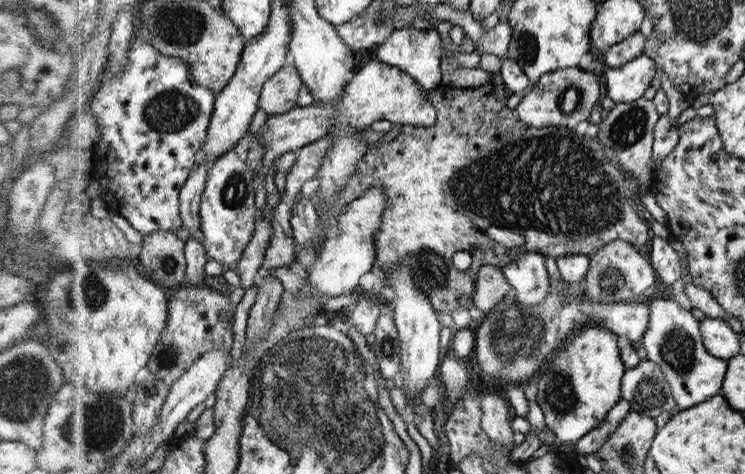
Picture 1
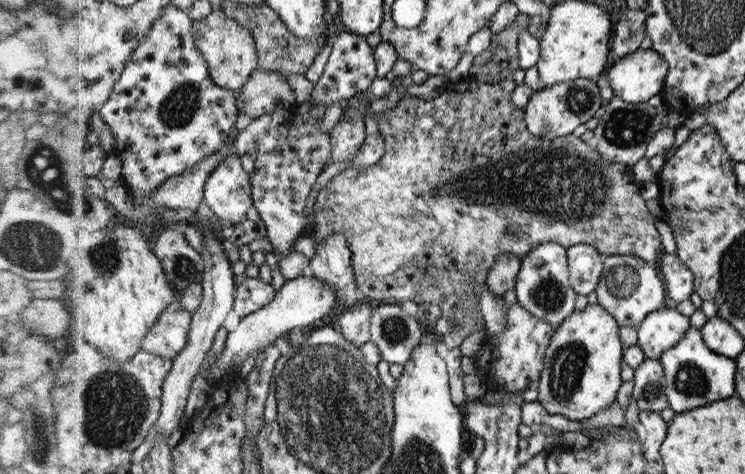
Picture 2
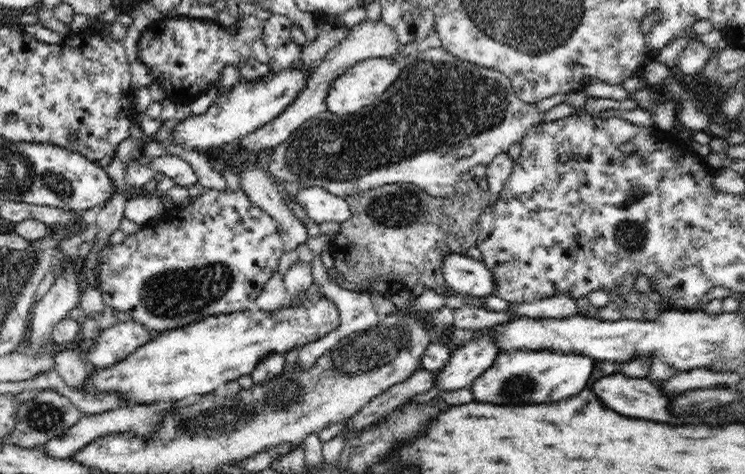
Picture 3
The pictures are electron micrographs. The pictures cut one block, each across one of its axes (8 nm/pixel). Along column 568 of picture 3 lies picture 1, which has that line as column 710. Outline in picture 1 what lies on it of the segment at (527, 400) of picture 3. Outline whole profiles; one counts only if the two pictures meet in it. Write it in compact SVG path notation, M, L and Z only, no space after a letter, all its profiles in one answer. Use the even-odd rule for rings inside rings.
M672 296L657 299L652 297L647 304L650 309L649 326L640 343L647 350L646 358L659 364L662 369L677 410L696 407L706 399L720 395L724 386L727 360L714 356L705 348L701 323L697 317L676 304Z

